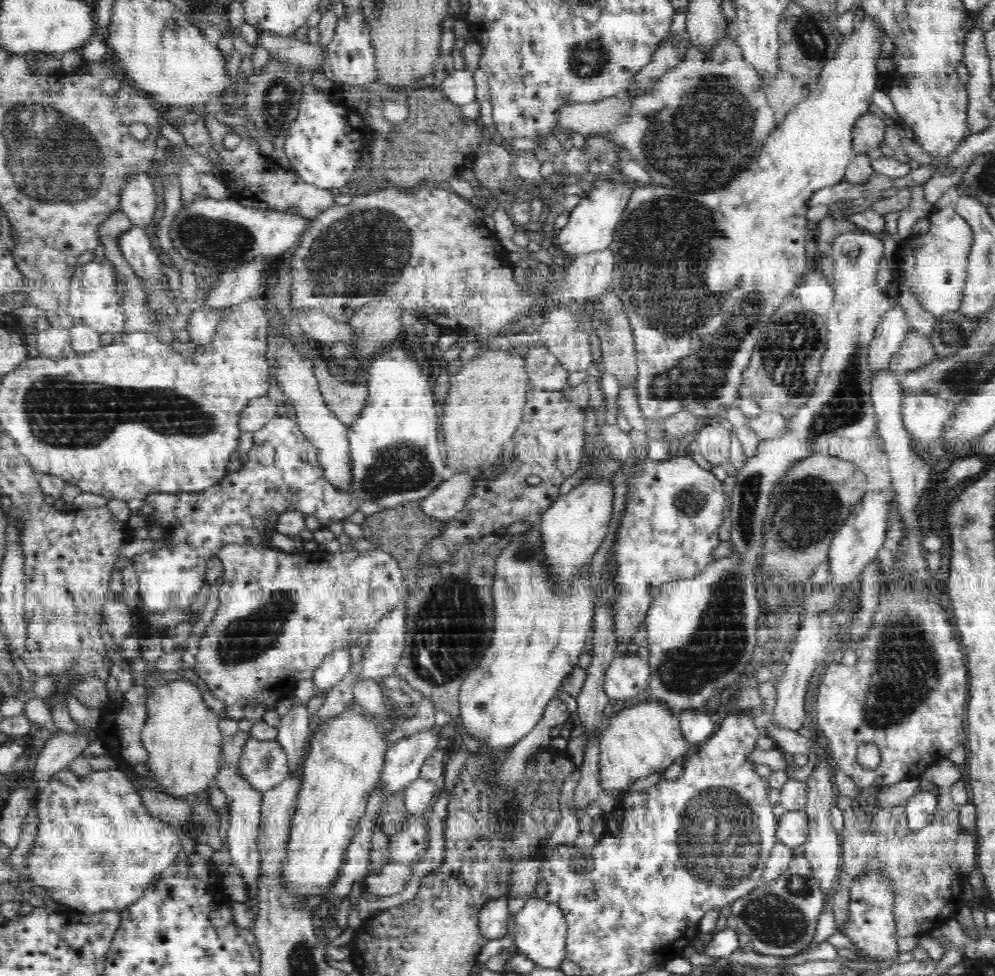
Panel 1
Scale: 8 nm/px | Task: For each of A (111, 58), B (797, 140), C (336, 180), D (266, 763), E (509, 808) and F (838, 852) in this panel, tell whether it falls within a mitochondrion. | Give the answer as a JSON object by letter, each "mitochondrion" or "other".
{"A":"other","B":"other","C":"other","D":"mitochondrion","E":"mitochondrion","F":"other"}

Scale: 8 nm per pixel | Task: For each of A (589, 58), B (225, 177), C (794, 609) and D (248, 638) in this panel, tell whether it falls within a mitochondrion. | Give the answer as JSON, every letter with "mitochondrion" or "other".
{"A":"mitochondrion","B":"other","C":"other","D":"mitochondrion"}

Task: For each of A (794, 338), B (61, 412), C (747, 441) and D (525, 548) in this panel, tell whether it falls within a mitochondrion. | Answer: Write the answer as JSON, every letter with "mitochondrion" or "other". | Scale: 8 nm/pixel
{"A":"mitochondrion","B":"mitochondrion","C":"other","D":"mitochondrion"}

